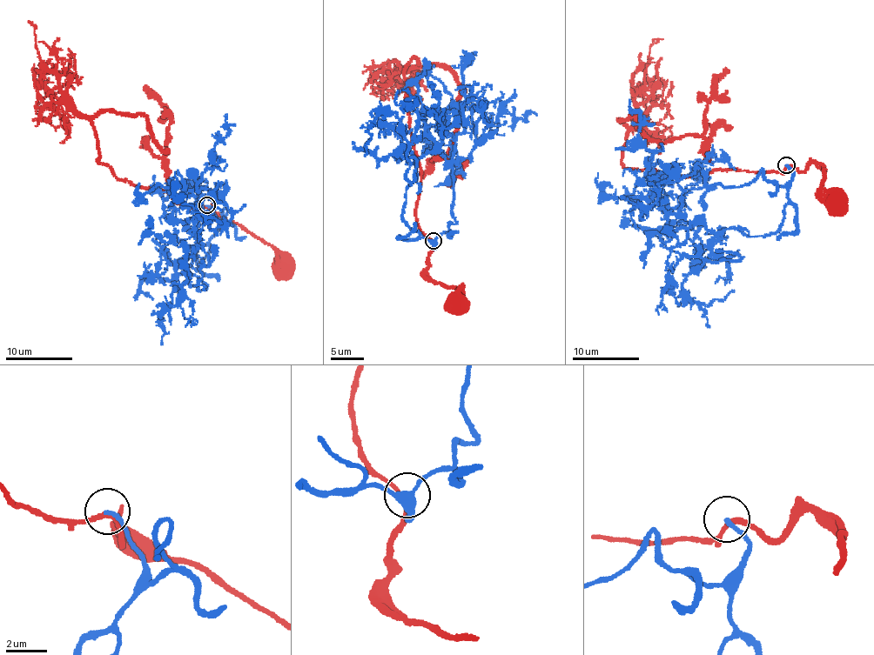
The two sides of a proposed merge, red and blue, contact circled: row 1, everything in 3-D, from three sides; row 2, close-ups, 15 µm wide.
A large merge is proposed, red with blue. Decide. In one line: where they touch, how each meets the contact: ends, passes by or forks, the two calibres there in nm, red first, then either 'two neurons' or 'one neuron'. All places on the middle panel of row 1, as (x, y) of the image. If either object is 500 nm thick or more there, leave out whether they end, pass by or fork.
place (433, 241); red passes by; blue ends; calibres 220 and 220 nm; two neurons

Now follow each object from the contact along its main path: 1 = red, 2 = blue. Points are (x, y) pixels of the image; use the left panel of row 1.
1: (206, 205), (139, 187), (96, 160), (91, 120), (104, 111), (141, 115), (168, 153), (167, 109), (144, 85)
2: (206, 205), (218, 230), (209, 254), (196, 269), (185, 255), (176, 273), (205, 289), (185, 282), (159, 311)

